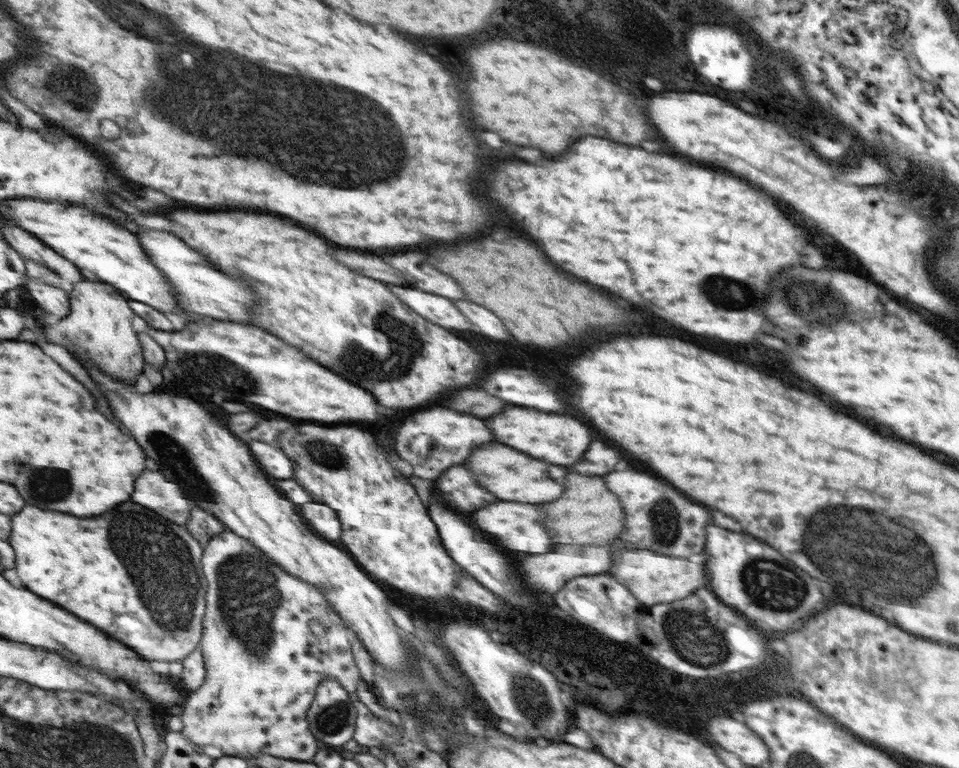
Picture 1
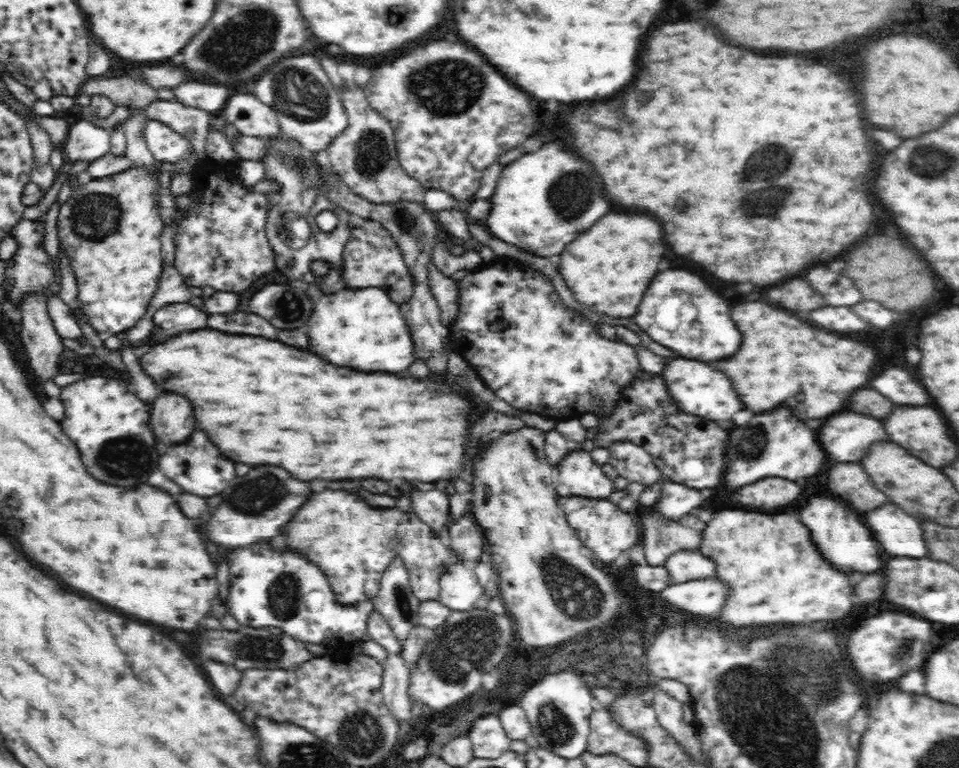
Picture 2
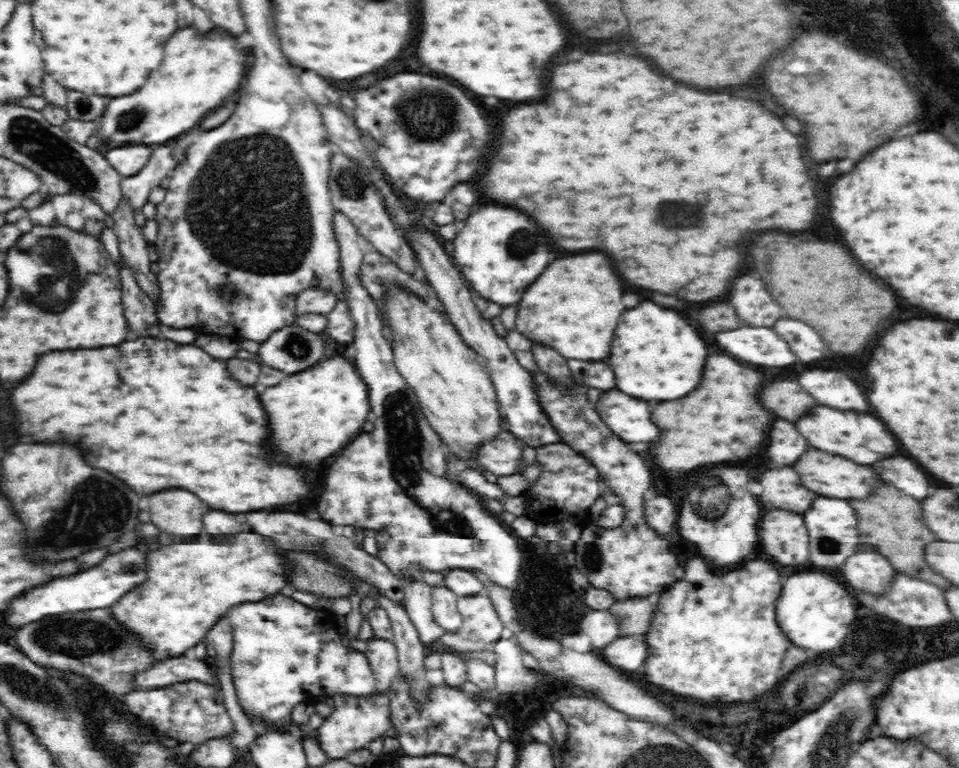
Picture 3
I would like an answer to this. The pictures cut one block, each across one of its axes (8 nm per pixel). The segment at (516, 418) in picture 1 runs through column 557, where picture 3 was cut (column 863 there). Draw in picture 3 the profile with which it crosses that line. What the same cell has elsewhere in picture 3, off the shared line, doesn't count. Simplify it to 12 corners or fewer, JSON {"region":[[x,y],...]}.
{"region":[[814,406],[794,424],[808,444],[856,464],[898,450],[866,414]]}

